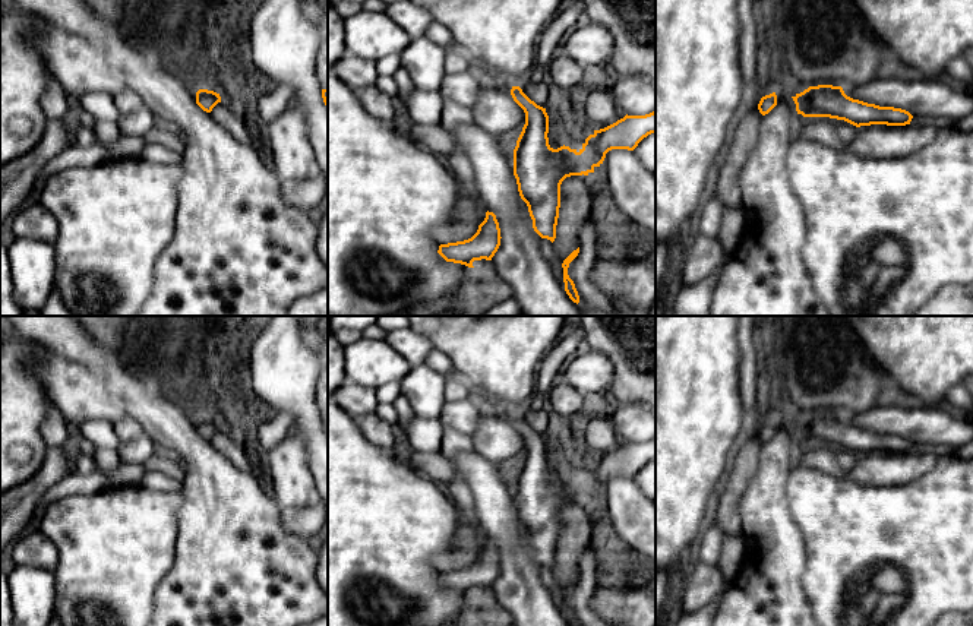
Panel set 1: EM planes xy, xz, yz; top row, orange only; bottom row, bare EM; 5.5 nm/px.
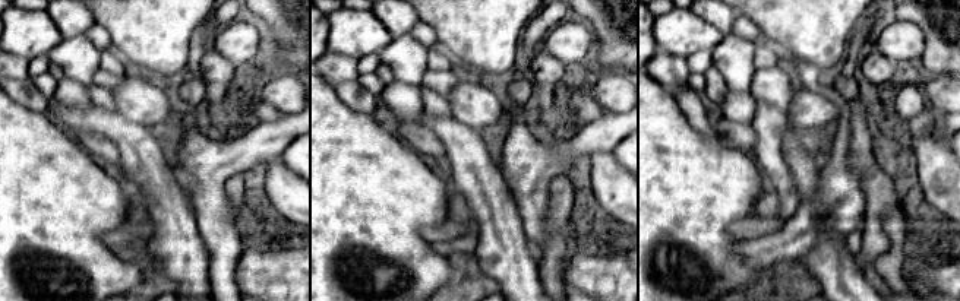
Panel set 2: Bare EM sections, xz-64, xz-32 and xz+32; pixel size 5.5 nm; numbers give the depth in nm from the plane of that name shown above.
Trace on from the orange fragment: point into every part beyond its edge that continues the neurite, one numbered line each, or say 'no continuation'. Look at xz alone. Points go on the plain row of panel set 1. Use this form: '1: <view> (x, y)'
1: xz (501, 408)

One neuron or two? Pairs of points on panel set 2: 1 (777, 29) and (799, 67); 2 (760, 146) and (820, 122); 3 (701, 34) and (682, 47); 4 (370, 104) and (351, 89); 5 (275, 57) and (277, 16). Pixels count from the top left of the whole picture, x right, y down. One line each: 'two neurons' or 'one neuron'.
1: two neurons
2: two neurons
3: one neuron
4: one neuron
5: one neuron

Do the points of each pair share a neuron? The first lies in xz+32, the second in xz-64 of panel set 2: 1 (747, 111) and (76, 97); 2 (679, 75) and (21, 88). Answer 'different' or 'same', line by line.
1: same
2: different

